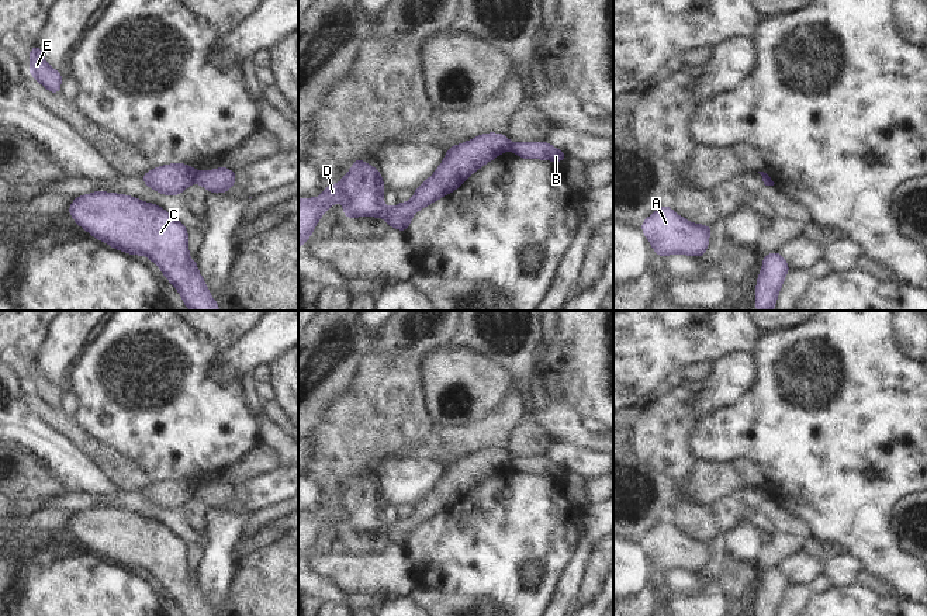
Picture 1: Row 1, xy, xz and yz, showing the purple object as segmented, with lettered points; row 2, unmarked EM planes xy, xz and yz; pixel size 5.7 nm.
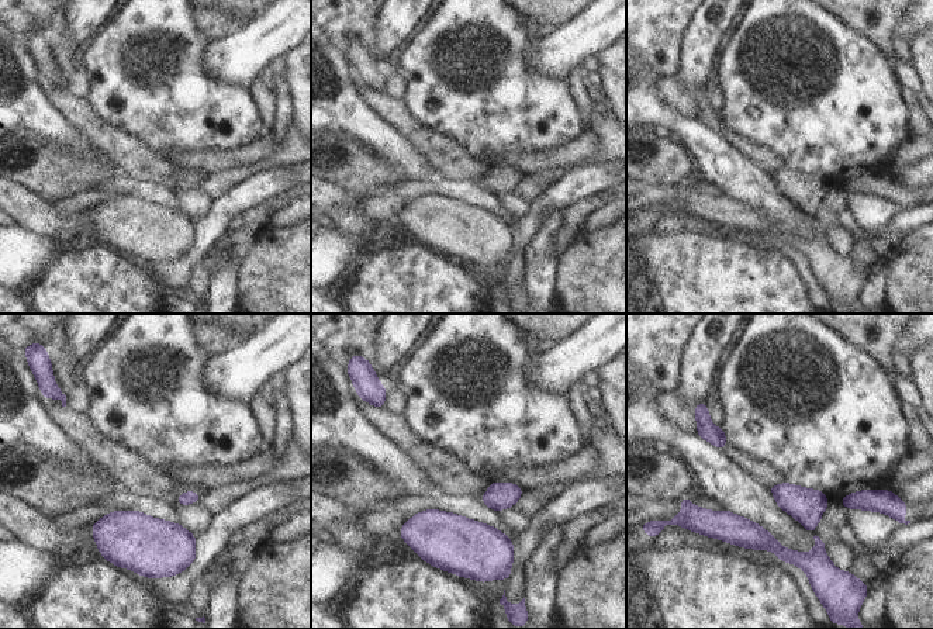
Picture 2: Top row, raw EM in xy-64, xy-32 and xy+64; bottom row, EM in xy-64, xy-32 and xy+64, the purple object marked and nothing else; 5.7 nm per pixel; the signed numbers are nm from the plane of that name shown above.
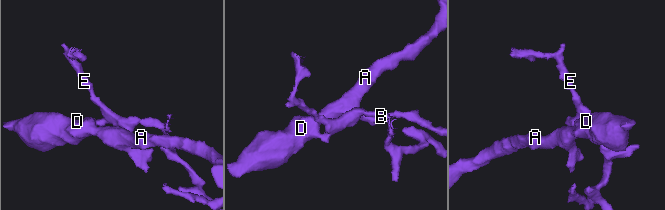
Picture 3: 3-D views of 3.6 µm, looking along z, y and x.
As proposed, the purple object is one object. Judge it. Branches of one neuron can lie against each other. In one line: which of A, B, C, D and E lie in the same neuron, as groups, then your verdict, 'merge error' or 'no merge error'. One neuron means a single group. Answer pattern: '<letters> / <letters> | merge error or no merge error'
A C D E / B | merge error

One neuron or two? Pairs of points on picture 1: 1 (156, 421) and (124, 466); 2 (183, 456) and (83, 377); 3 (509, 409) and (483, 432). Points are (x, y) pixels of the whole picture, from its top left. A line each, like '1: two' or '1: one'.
1: two
2: one
3: one

